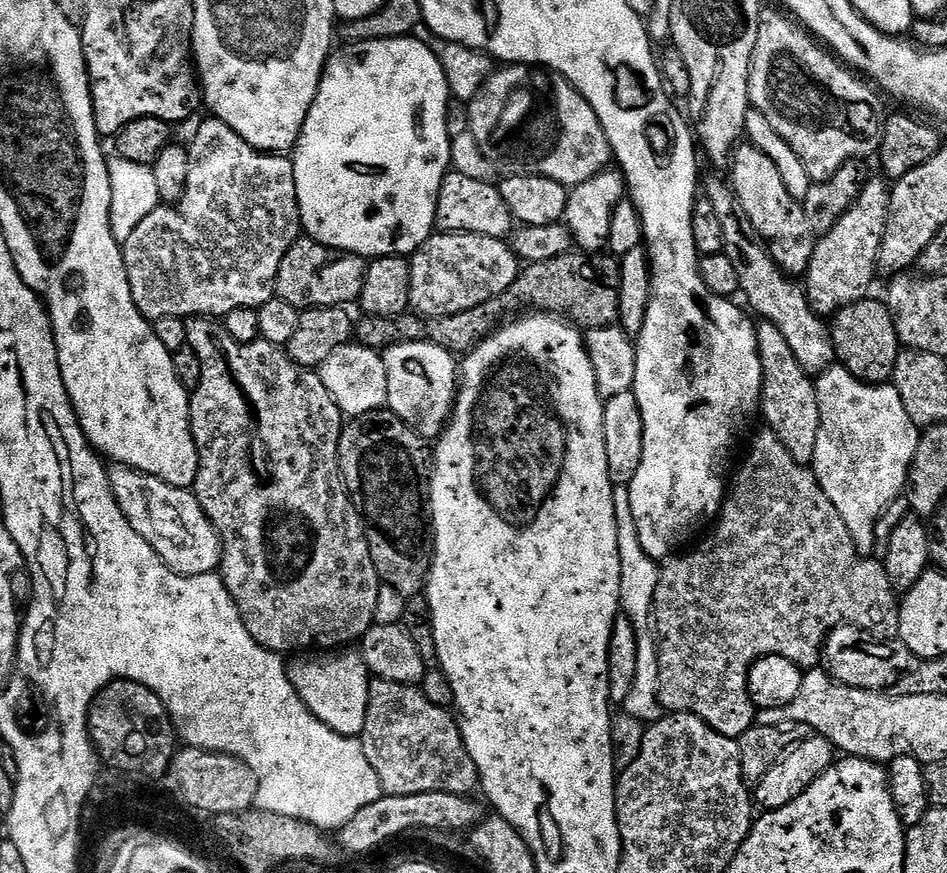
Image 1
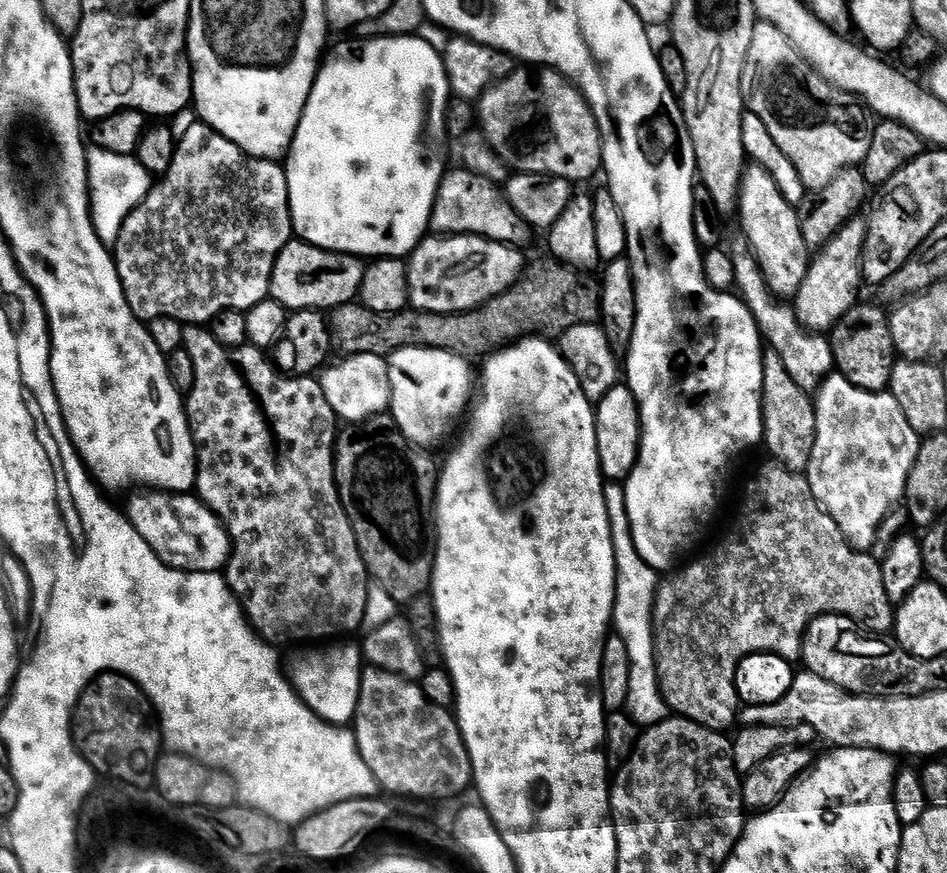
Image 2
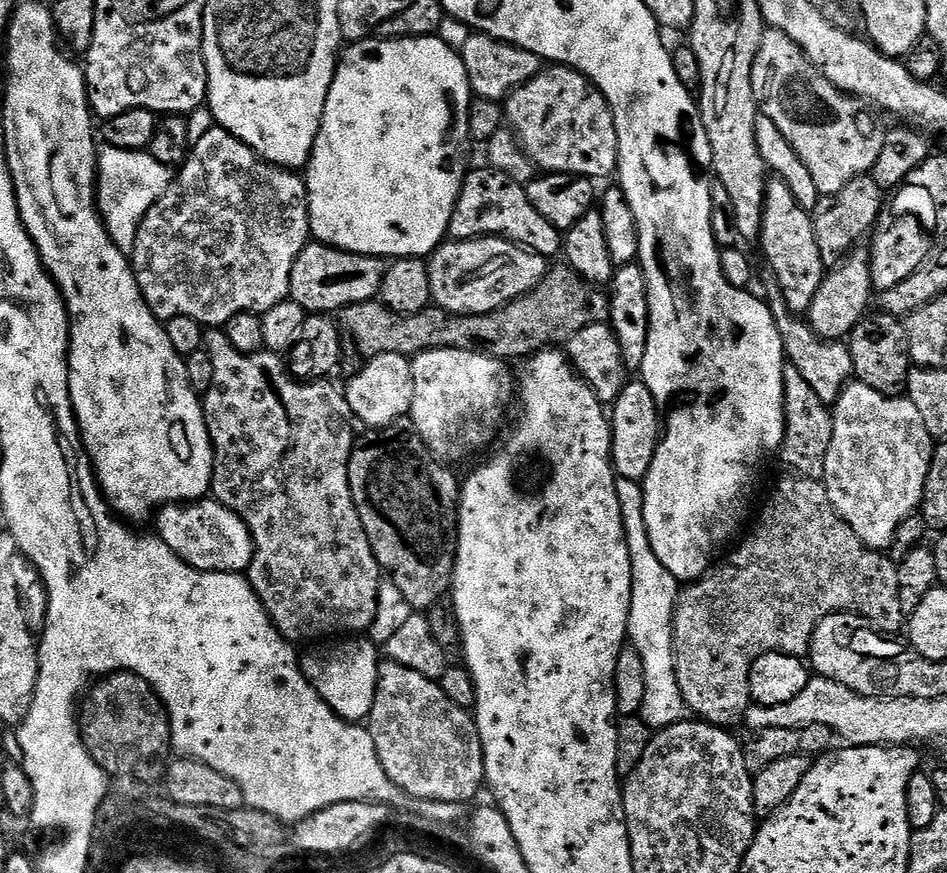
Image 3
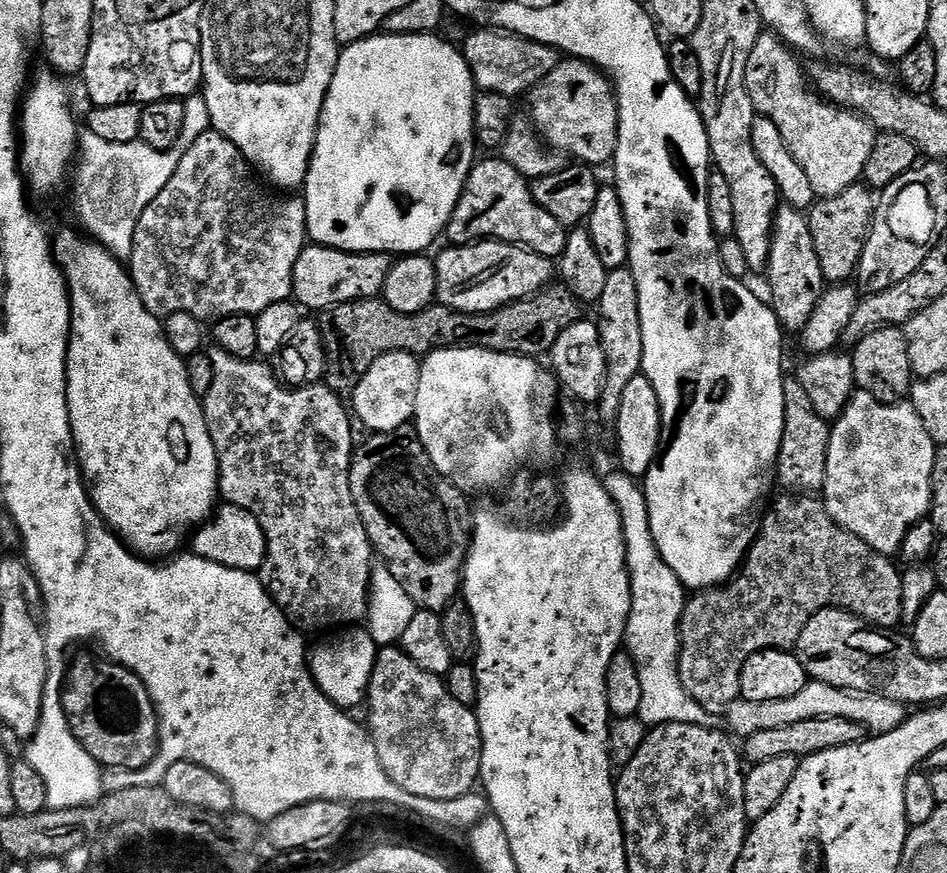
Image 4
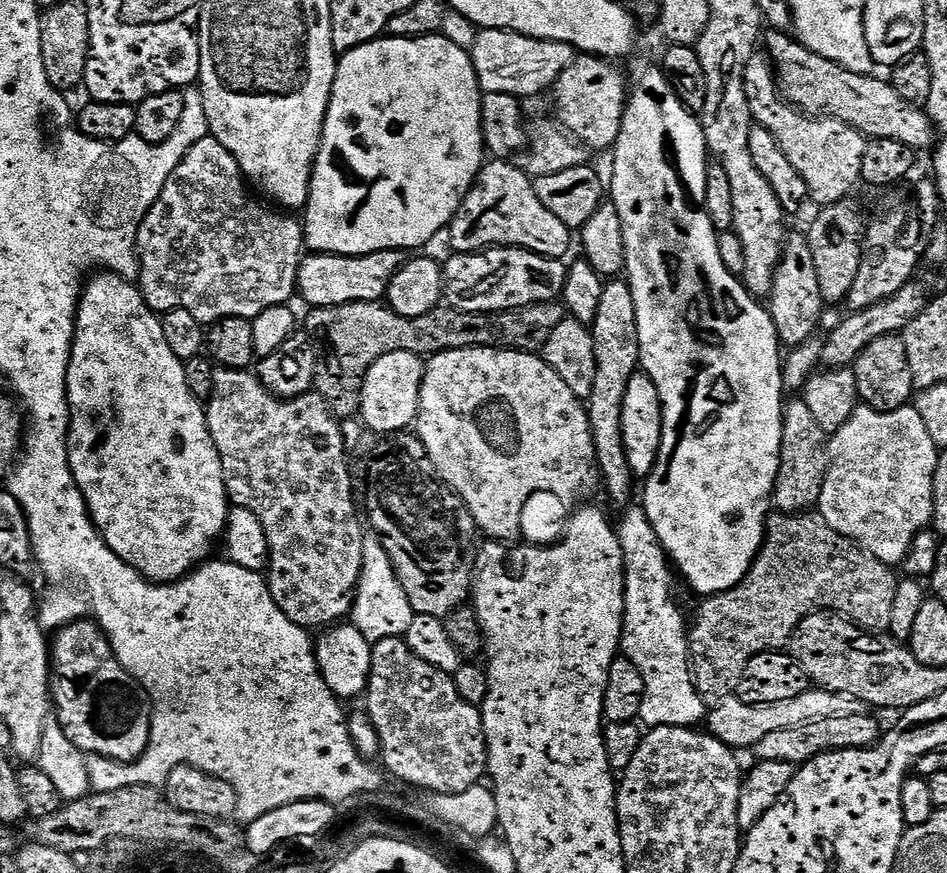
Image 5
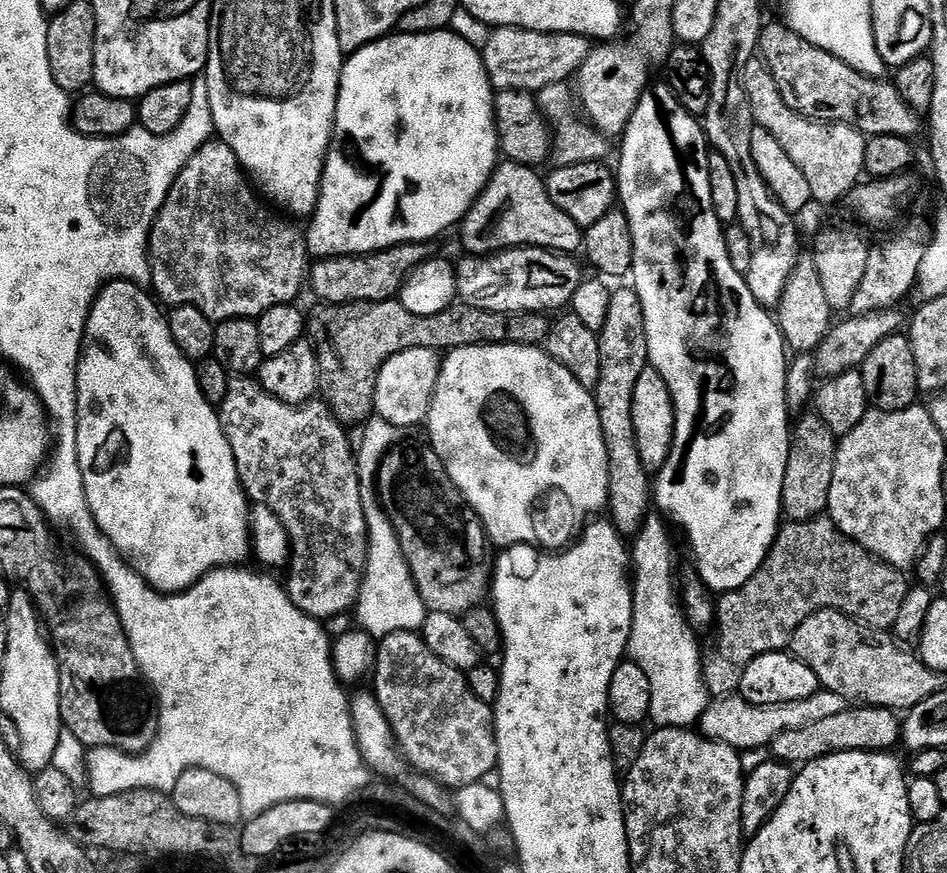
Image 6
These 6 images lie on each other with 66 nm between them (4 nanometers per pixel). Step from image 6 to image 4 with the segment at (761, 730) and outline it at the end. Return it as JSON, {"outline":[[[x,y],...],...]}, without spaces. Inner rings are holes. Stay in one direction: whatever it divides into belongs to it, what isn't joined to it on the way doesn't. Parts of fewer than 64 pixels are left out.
{"outline":[[[812,680],[798,694],[790,698],[778,698],[774,702],[750,702],[743,698],[736,700],[726,710],[726,724],[729,724],[741,738],[758,734],[758,730],[778,730],[778,726],[790,726],[793,722],[806,722],[806,718],[850,718],[852,724],[863,726],[869,733],[890,732],[906,719],[905,705],[890,698],[873,696],[870,692],[847,692]]]}

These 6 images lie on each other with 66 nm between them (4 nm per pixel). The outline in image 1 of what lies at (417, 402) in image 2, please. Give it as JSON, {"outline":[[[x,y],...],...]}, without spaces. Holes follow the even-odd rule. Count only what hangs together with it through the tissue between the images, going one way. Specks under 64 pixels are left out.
{"outline":[[[415,340],[405,344],[393,344],[382,352],[386,374],[388,375],[388,402],[387,407],[398,418],[402,418],[412,428],[415,428],[425,438],[439,437],[443,432],[453,408],[457,407],[456,400],[456,360],[453,353],[442,346],[428,340]]]}

